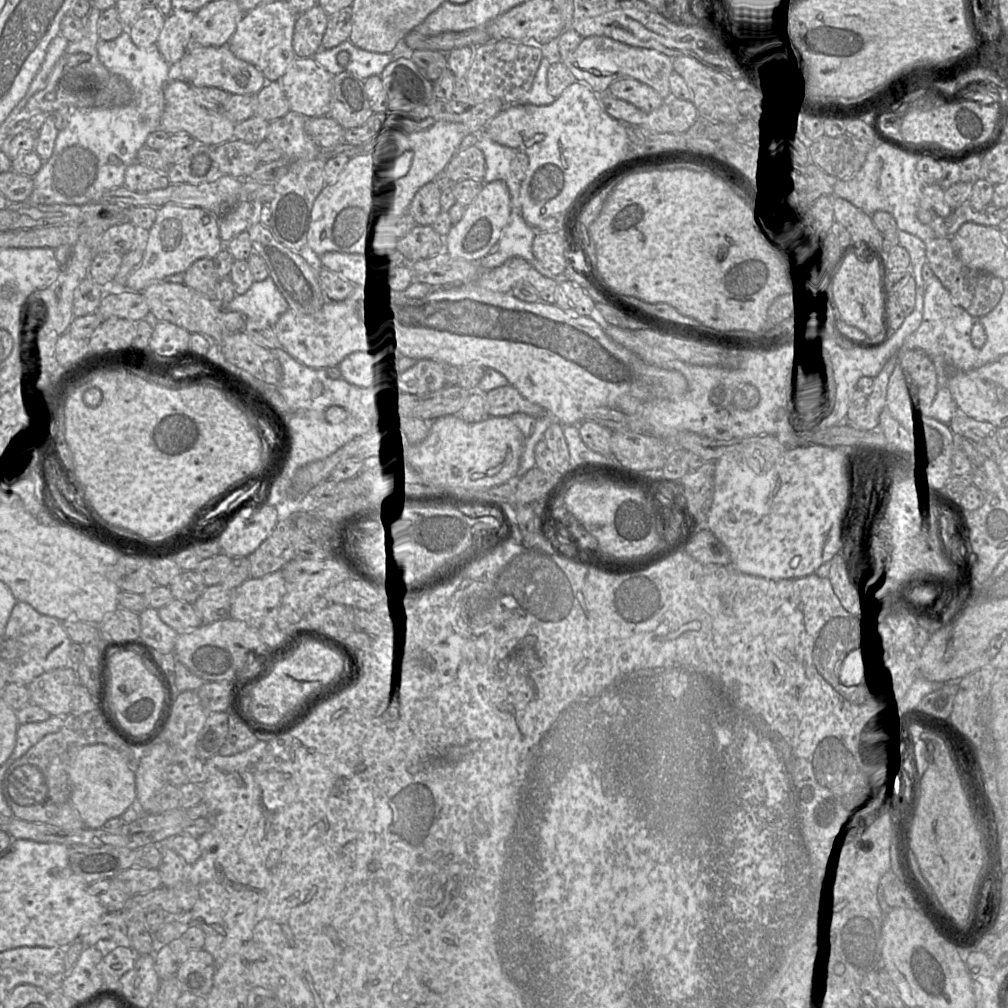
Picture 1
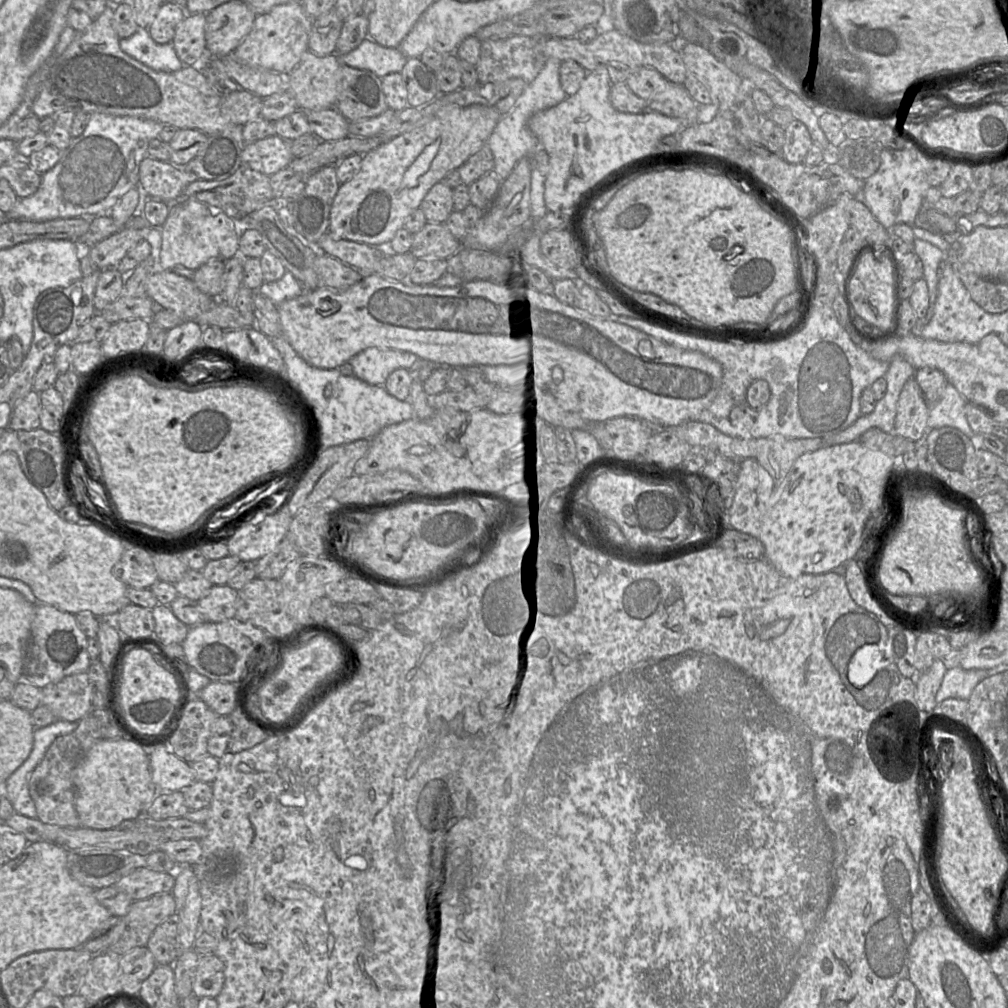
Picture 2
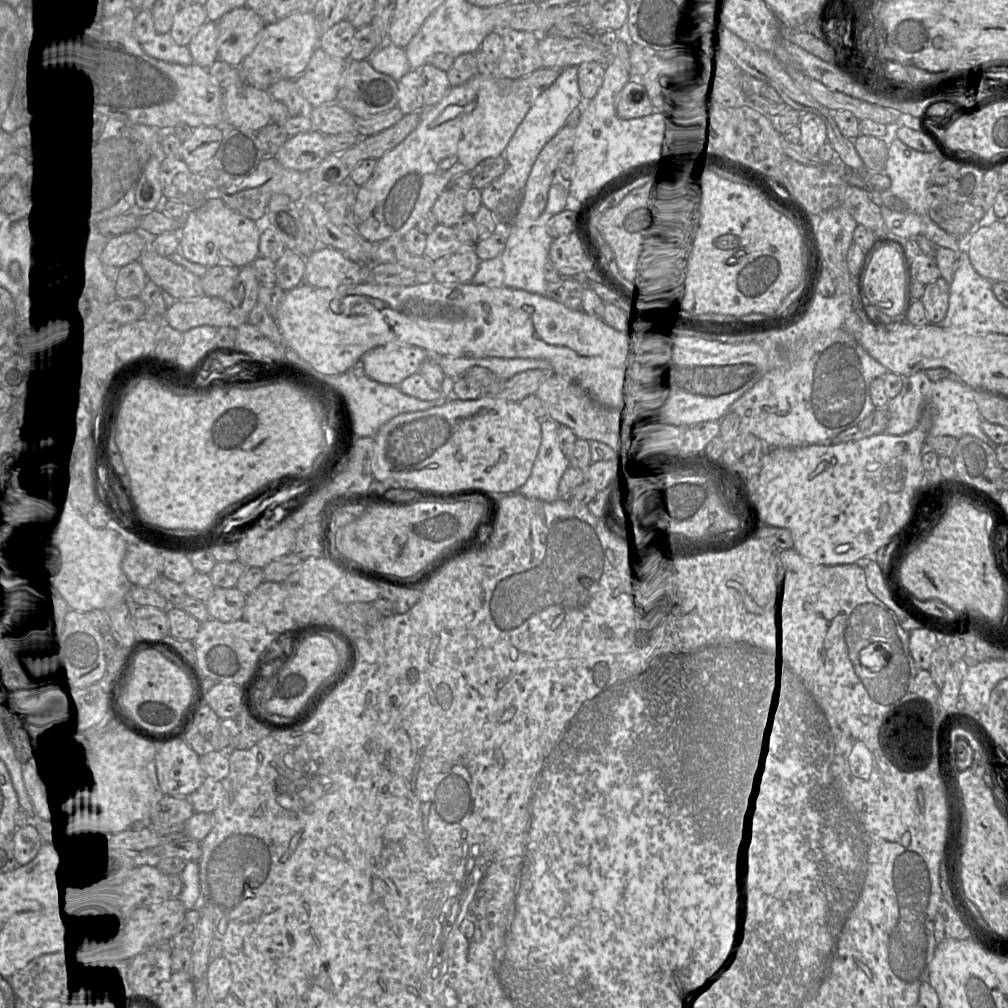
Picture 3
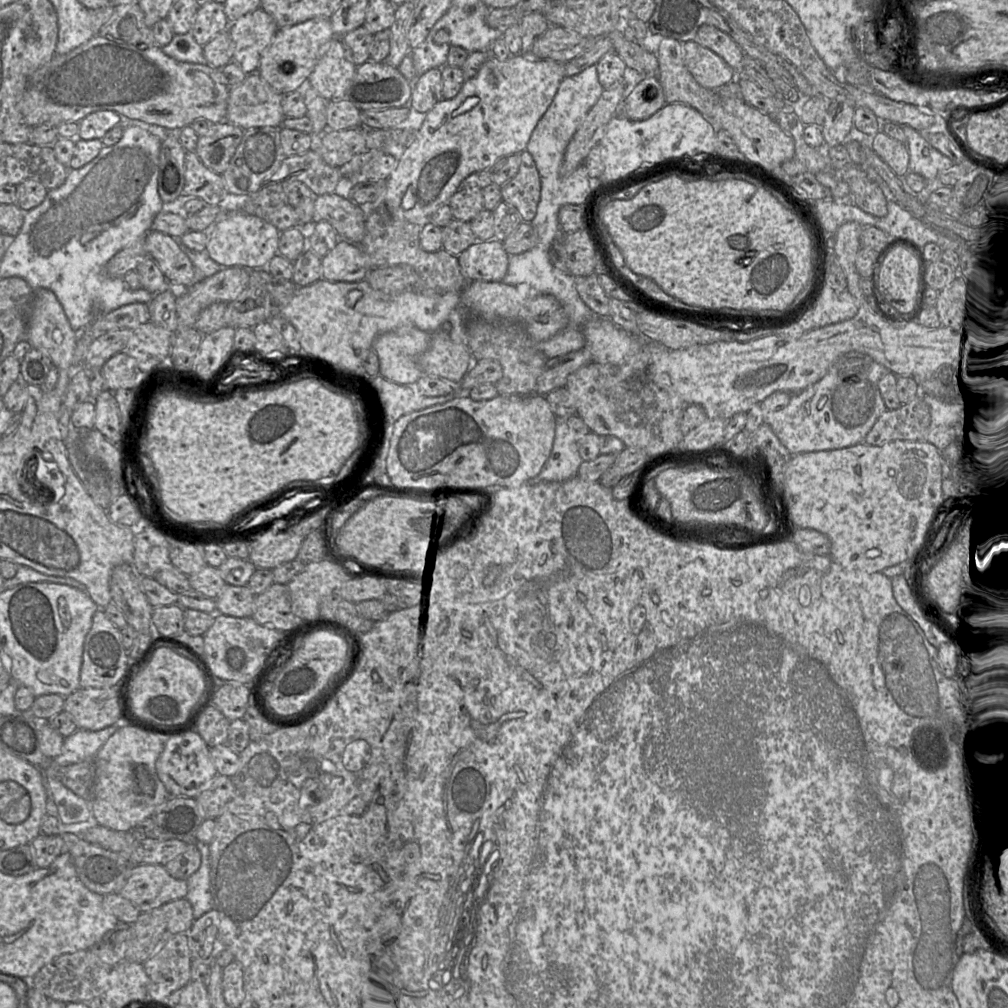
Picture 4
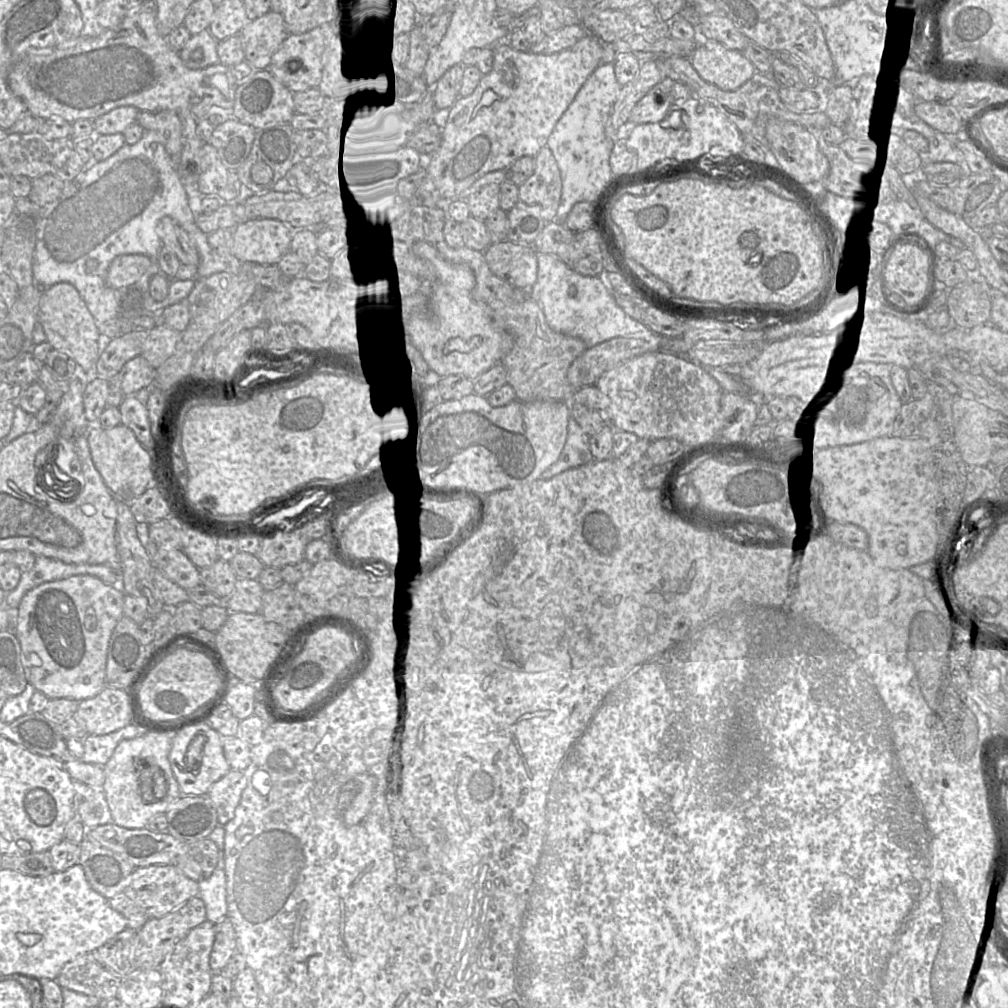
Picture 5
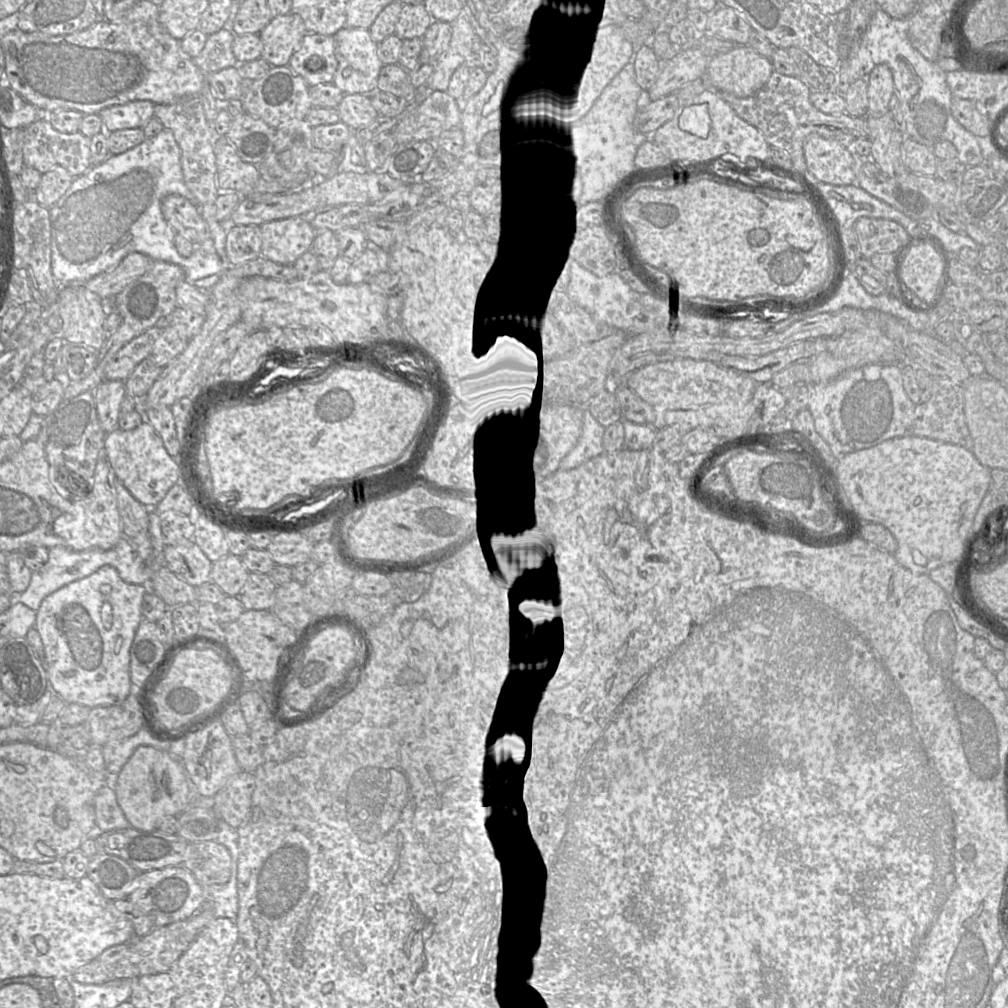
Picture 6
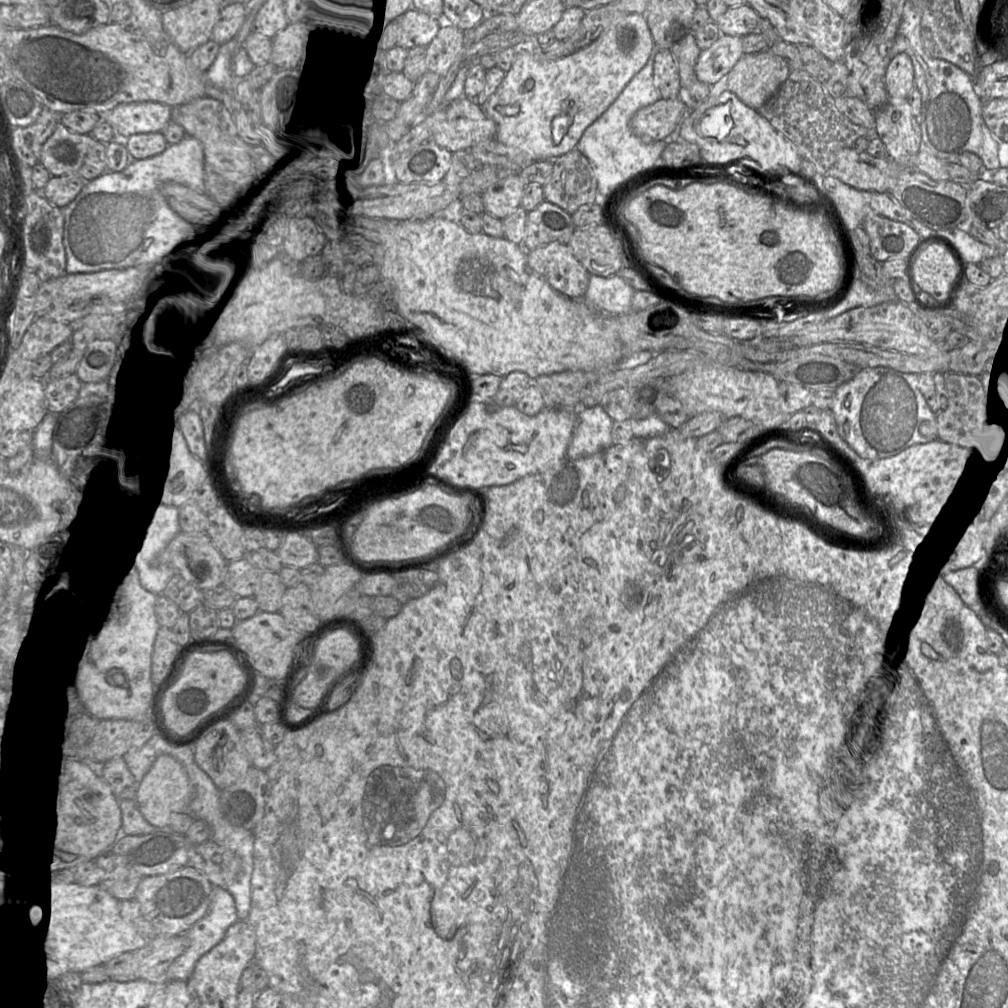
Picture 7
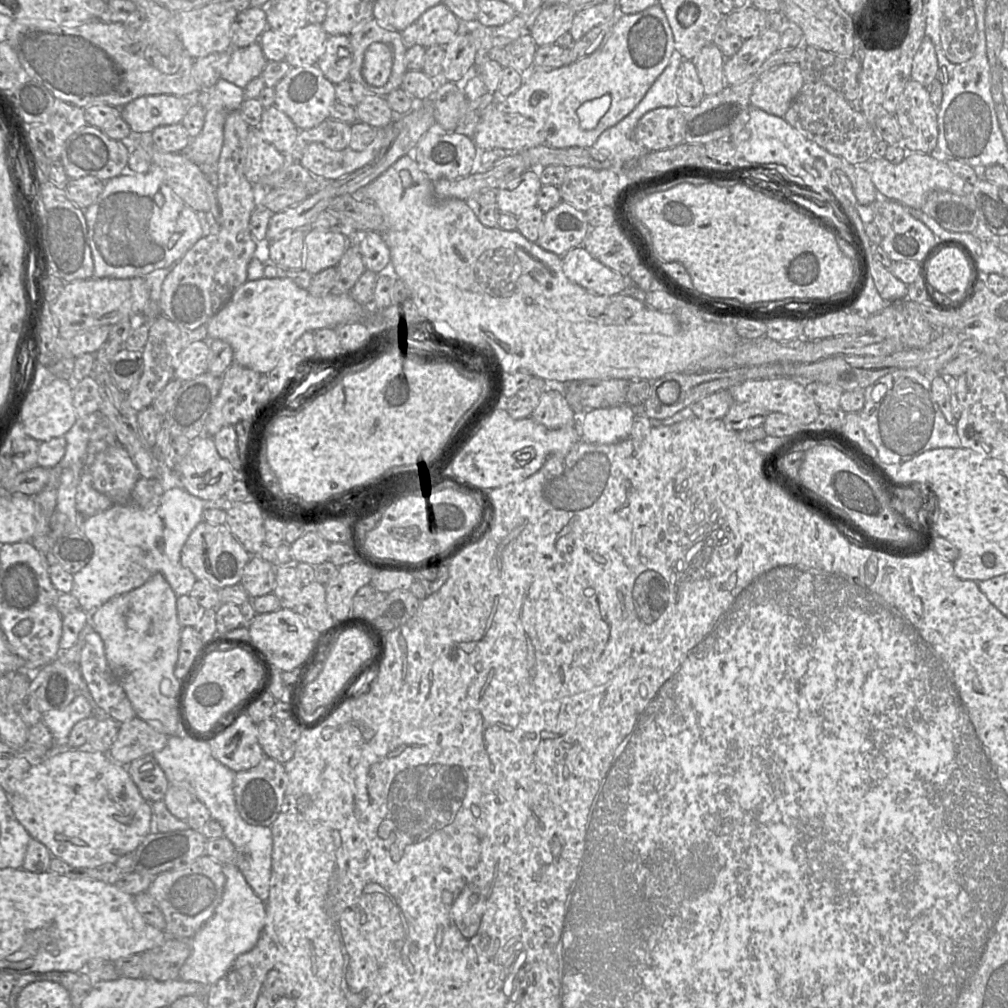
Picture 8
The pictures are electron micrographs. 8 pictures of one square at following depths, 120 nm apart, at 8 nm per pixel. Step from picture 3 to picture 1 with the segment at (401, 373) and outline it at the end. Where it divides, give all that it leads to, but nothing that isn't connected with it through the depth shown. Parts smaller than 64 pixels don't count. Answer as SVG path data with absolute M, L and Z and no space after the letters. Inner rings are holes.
M362 349L346 356L338 367L342 378L347 382L360 387L370 387L373 386L381 365L403 358L403 354L389 349Z

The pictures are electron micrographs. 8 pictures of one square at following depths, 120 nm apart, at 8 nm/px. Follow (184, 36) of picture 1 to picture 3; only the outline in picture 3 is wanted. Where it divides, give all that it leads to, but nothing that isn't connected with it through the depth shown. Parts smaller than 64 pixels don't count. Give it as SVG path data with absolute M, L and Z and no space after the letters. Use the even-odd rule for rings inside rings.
M208 20L199 27L187 45L195 64L208 68L218 60L218 34L216 22Z

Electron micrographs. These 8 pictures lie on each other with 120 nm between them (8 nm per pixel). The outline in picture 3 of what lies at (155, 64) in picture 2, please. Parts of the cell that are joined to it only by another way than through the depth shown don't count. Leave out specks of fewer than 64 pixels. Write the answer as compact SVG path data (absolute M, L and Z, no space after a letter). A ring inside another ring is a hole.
M158 33L153 40L143 43L142 48L158 60L183 65L194 63L188 46L177 44L169 33Z

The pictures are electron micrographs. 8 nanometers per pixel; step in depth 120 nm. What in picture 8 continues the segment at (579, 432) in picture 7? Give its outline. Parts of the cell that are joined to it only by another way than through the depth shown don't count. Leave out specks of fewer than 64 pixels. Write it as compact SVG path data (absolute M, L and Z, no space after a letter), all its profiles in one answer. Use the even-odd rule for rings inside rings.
M628 404L586 410L579 416L581 439L595 444L612 444L627 439L635 415L635 409Z

